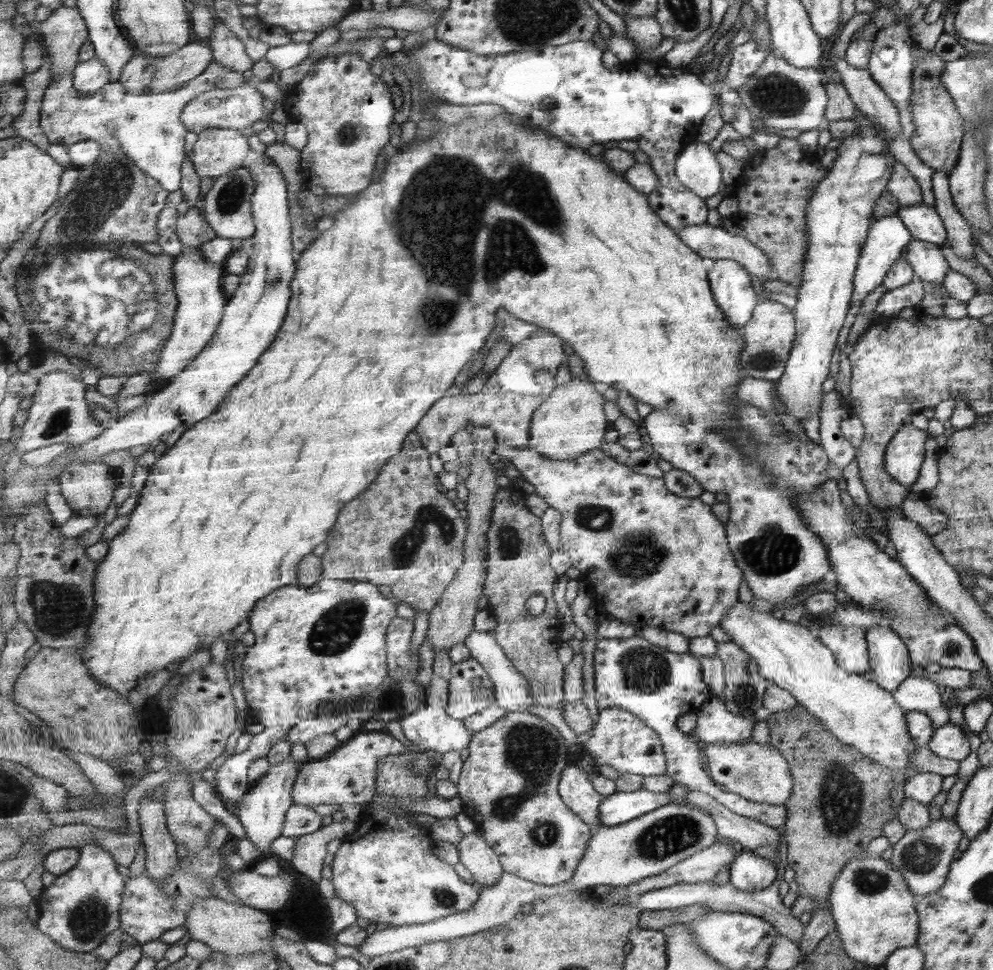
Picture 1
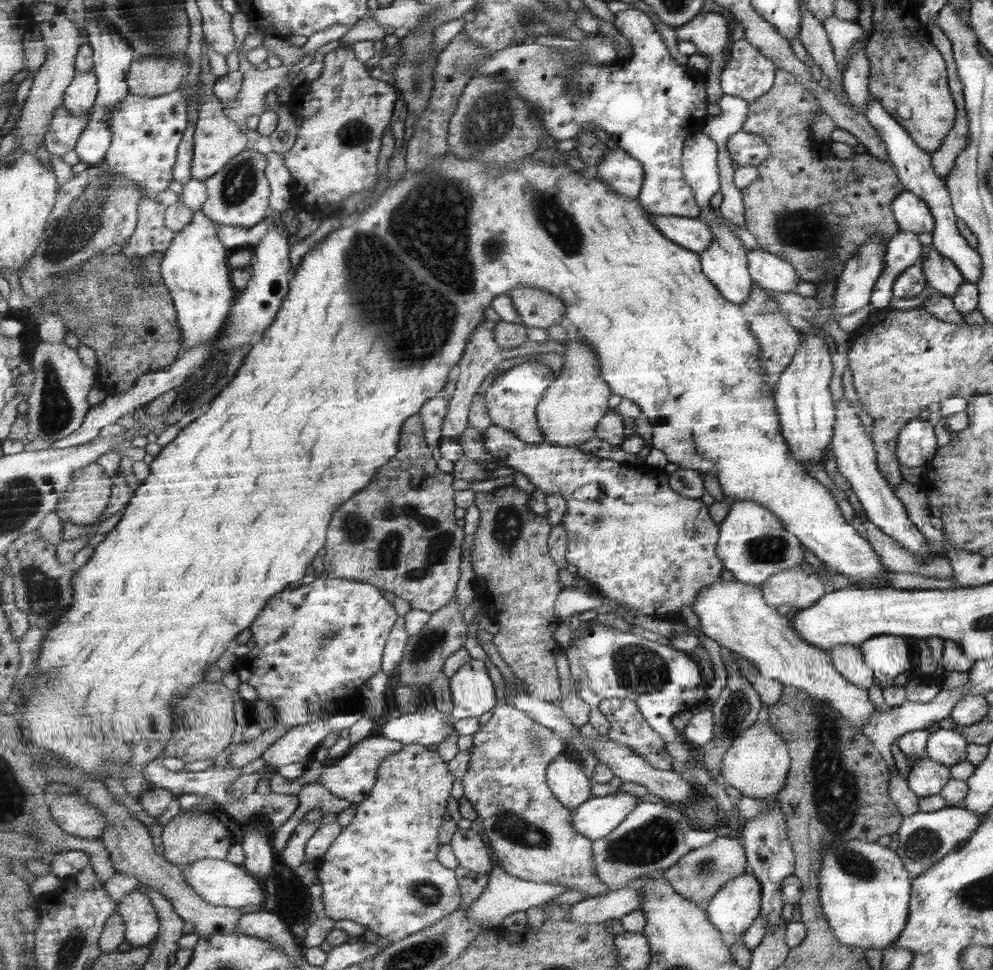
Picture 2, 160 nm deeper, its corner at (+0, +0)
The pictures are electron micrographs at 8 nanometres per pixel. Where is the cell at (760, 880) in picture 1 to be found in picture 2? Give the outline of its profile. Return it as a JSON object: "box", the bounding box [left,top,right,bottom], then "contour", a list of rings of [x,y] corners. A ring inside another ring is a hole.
{"box":[705,871,762,940],"contour":[[[752,871],[729,881],[705,911],[711,923],[729,940],[745,934],[762,912],[761,883]]]}

